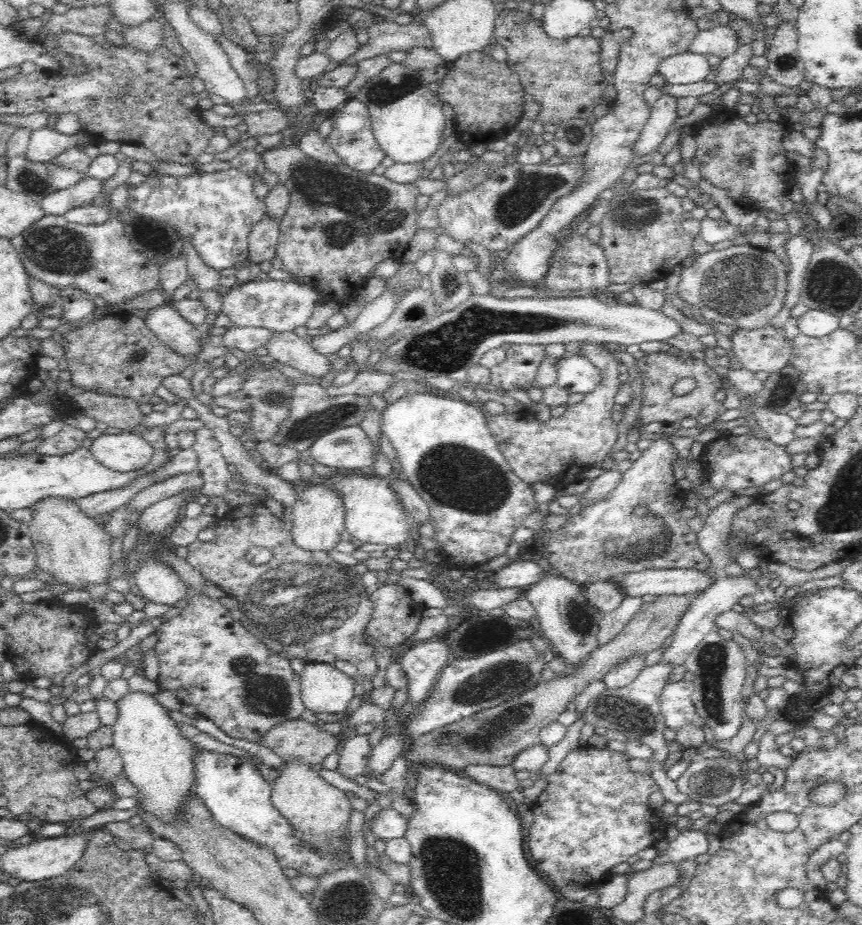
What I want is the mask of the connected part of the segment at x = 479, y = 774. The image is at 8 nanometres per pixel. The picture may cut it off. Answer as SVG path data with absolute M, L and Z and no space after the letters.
M472 764L464 768L464 774L469 780L503 794L518 790L520 783L511 765L498 767Z

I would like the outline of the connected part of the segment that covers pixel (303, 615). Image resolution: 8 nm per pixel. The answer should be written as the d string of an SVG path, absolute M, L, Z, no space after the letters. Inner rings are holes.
M262 504L230 510L219 519L212 541L196 541L187 546L189 554L186 561L224 590L227 596L236 598L243 614L240 623L270 651L286 659L302 659L306 663L332 665L336 661L349 662L358 669L358 676L373 679L380 672L375 646L367 642L365 635L368 636L374 609L362 584L362 575L354 572L353 567L345 567L329 559L323 550L312 552L296 548L293 526L291 518L280 519ZM255 546L262 546L272 553L269 562L254 564L246 559L246 553Z

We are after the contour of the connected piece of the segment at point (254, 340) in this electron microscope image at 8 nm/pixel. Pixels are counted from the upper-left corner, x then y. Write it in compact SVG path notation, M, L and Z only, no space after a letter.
M231 328L223 335L223 344L228 350L236 348L251 355L257 348L264 348L275 334L267 328Z

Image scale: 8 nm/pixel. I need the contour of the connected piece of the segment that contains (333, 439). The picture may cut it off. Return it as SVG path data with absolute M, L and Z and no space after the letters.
M360 425L338 428L320 436L309 448L311 462L334 468L369 468L374 447Z

